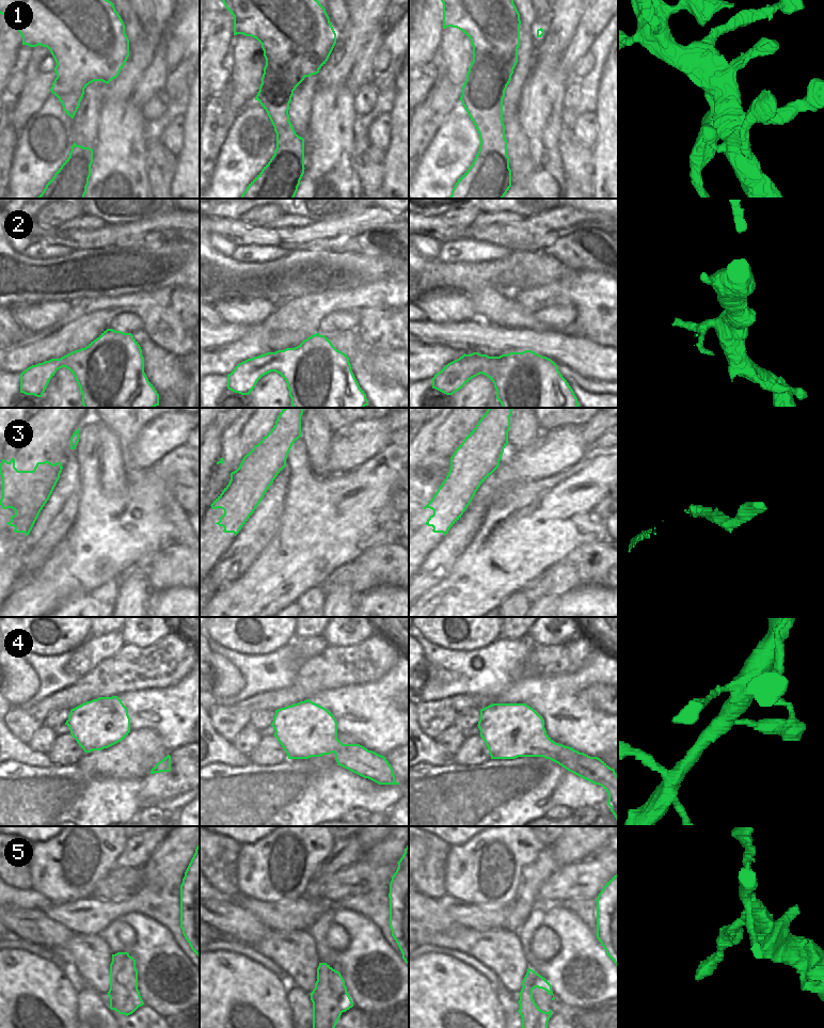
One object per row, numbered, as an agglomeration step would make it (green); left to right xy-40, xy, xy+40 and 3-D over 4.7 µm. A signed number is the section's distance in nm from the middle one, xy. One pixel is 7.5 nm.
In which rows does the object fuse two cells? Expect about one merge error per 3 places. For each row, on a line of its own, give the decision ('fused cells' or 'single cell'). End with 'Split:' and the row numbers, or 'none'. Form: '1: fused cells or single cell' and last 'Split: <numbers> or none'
1: fused cells
2: single cell
3: single cell
4: single cell
5: fused cells
Split: 1, 5

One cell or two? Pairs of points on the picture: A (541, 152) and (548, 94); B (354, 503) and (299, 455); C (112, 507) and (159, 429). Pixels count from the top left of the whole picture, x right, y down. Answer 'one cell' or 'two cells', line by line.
A: one cell
B: one cell
C: two cells

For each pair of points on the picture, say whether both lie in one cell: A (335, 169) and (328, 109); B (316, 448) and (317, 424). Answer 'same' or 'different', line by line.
A: same
B: same

